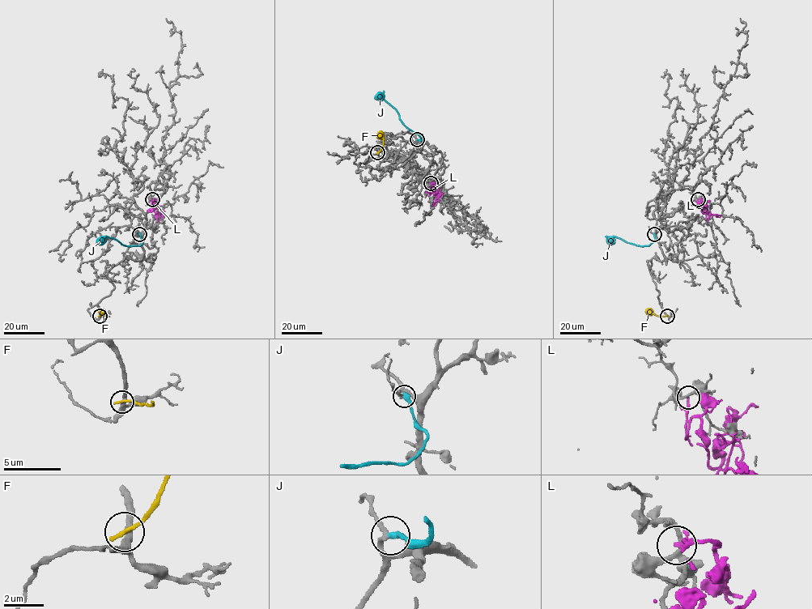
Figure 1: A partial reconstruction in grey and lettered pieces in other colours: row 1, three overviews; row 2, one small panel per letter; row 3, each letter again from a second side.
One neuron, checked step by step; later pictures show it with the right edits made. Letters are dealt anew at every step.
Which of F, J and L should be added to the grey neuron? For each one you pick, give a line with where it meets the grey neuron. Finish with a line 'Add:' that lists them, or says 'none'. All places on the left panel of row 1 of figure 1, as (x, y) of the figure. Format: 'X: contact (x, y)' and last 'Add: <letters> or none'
Add: none

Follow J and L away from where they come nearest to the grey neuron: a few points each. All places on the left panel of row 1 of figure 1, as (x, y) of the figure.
J: (138, 234), (142, 240), (139, 245), (125, 246), (107, 236), (98, 244)
L: (152, 199), (153, 207), (157, 207), (154, 211), (159, 213), (154, 215)

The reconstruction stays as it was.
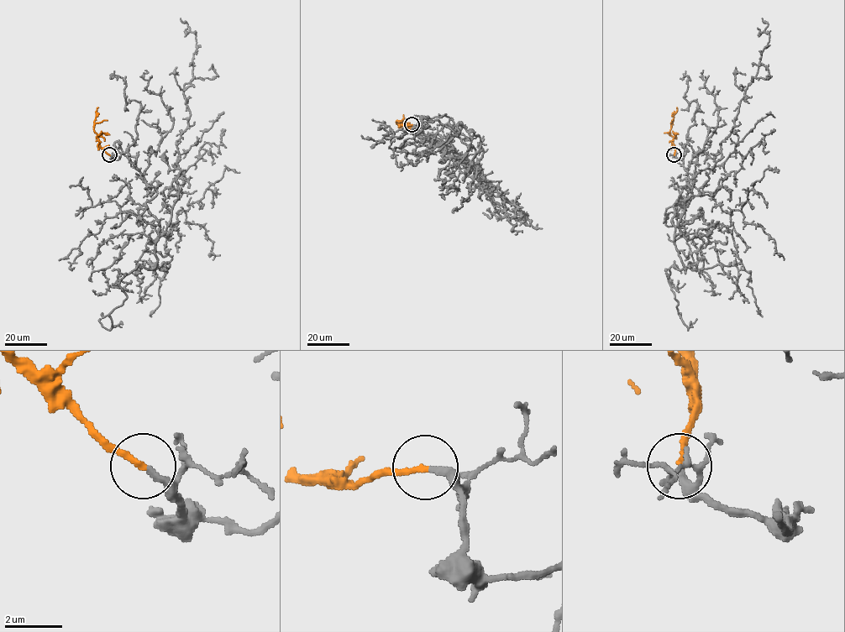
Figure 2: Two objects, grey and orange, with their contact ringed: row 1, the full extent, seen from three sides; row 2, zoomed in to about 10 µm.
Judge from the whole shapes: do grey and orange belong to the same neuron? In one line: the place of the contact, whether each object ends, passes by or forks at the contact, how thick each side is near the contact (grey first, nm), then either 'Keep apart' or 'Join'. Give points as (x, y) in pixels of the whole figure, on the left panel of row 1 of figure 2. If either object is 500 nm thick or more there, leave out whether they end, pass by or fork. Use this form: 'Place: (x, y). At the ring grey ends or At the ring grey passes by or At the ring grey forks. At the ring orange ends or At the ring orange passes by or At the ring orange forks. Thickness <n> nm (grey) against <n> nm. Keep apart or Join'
Place: (109, 154). At the ring grey ends. At the ring orange ends. Thickness 220 nm (grey) against 190 nm. Join

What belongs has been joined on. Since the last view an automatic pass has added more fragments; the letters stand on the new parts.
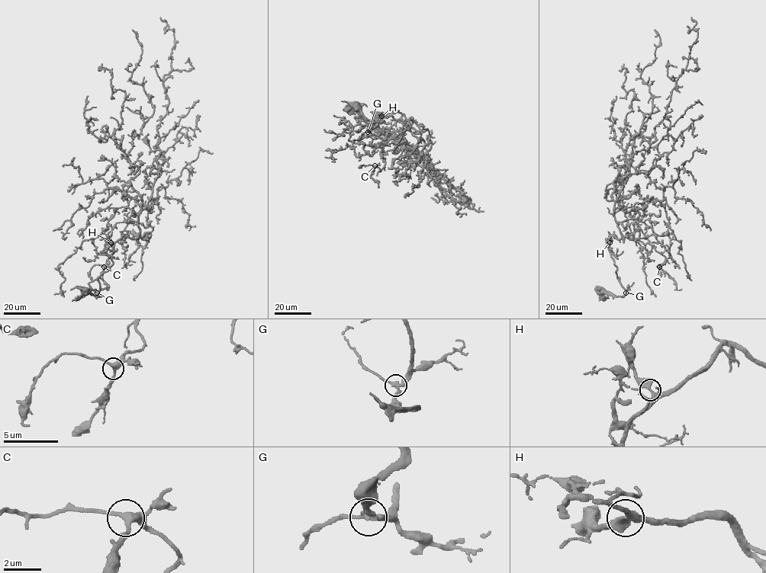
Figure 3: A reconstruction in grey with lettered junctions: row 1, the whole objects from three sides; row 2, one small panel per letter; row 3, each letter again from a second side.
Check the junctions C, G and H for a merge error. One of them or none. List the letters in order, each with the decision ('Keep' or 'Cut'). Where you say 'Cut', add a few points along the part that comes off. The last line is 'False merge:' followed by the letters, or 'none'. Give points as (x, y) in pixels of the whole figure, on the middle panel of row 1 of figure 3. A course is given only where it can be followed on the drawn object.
C: Keep
G: Keep
H: Keep
False merge: none

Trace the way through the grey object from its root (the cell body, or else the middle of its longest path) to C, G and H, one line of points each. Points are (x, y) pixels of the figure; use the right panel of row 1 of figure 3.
C: (601, 290), (625, 293), (608, 248), (613, 235), (622, 237), (619, 222), (645, 223), (665, 257), (659, 267)
G: (601, 290), (616, 296), (622, 296), (625, 292)
H: (601, 290), (616, 296), (622, 296), (625, 293), (617, 276), (617, 267), (608, 248), (609, 242)

